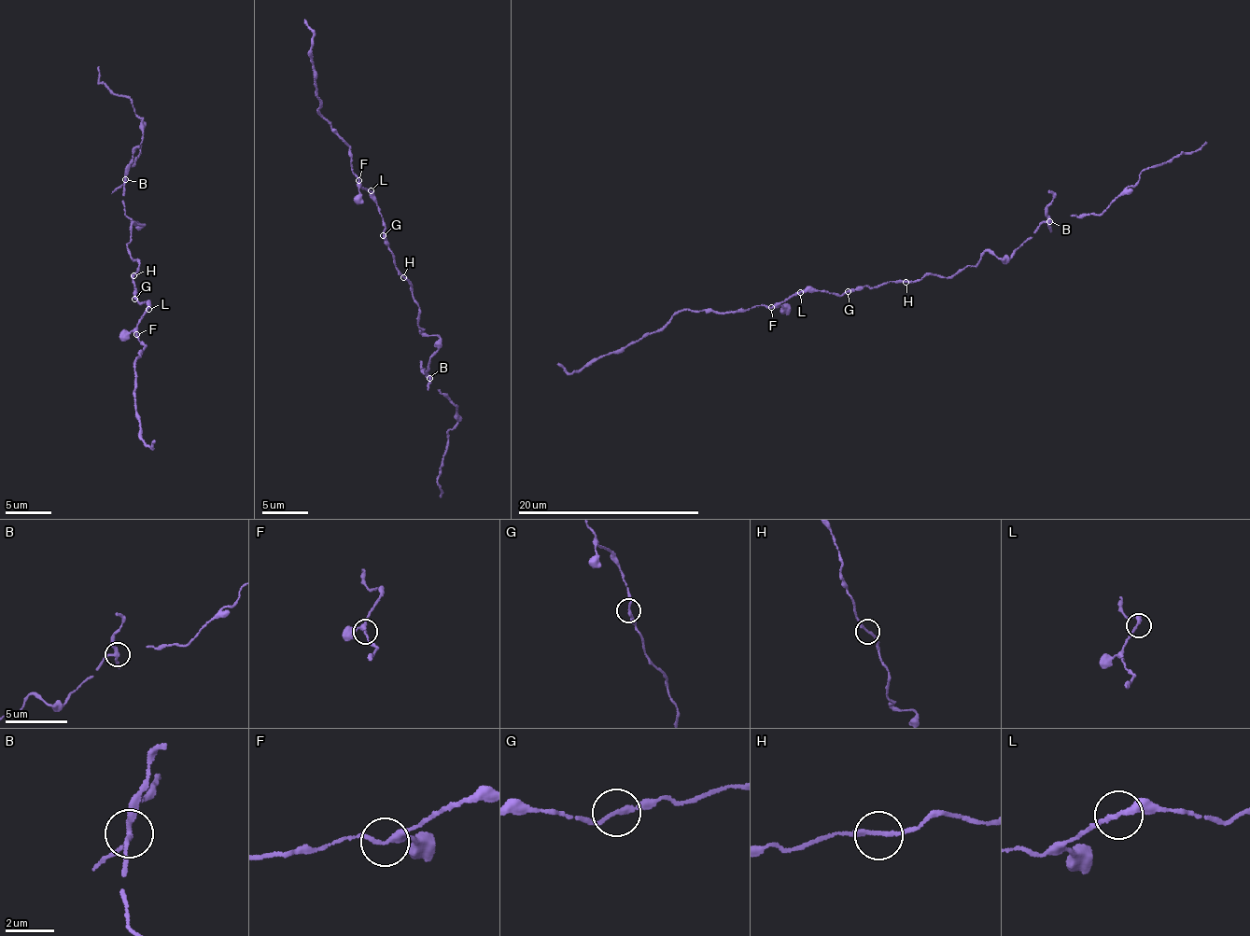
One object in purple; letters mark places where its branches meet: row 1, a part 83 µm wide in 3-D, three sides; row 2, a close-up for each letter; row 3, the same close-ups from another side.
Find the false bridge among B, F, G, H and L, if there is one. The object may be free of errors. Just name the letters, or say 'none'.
B

